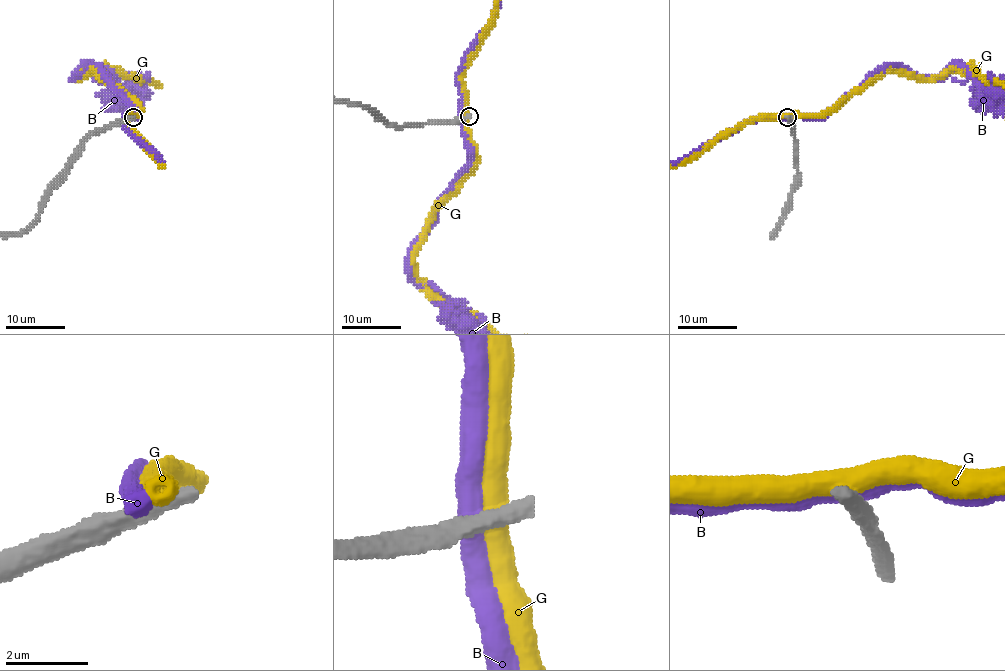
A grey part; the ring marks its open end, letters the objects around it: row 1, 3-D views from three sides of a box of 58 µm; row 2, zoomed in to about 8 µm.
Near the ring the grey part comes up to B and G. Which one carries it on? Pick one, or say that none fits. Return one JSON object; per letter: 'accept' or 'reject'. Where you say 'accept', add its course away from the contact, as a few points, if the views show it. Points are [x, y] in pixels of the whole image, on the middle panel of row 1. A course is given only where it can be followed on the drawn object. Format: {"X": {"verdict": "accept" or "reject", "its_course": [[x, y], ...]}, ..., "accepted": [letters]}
{"B": {"verdict": "reject"}, "G": {"verdict": "reject"}, "accepted": []}

